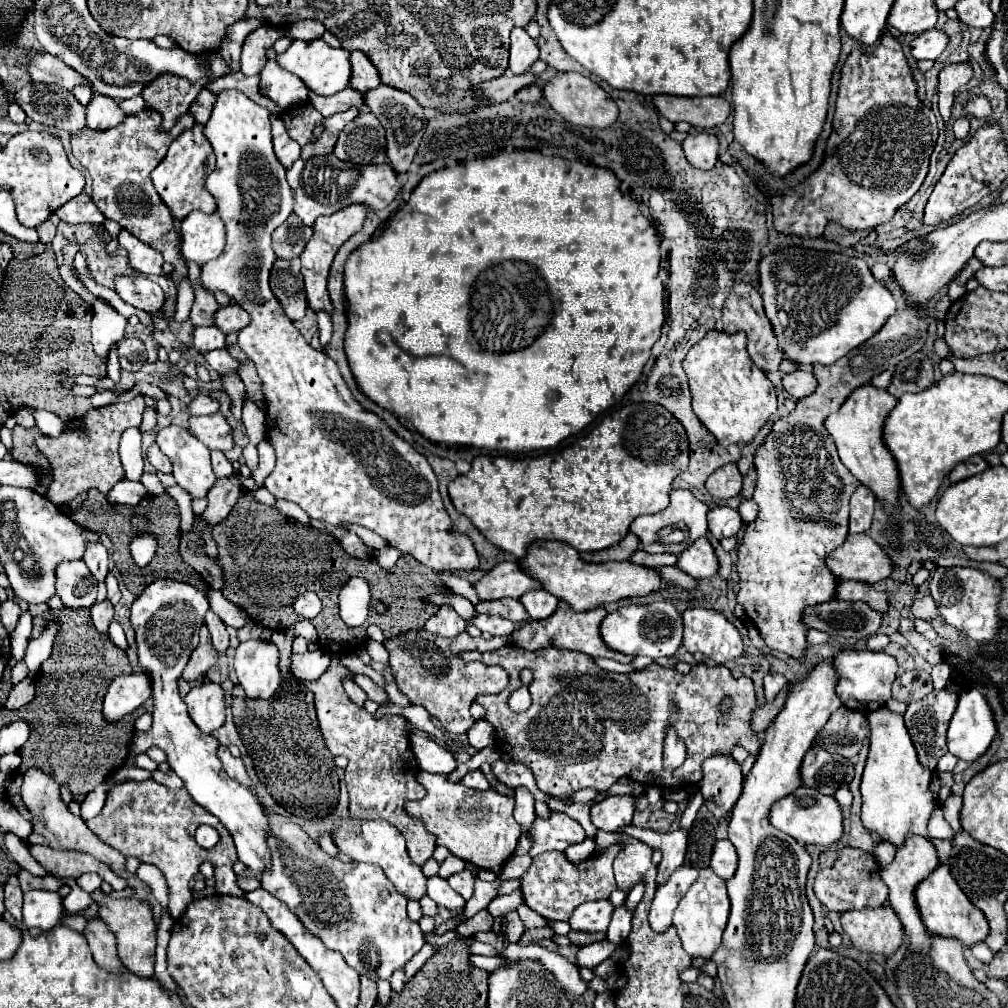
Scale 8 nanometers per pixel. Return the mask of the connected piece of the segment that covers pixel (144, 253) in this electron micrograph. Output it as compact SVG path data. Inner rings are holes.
M122 230L118 234L118 242L120 242L122 248L128 250L128 258L130 258L132 268L136 268L142 274L156 274L156 276L170 278L168 274L162 272L162 262L164 260L162 260L162 254L160 252L156 252L148 244L136 240L128 230Z

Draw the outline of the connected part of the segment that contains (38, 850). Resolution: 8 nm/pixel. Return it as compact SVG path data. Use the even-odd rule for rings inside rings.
M28 846L34 860L46 868L46 872L62 878L78 878L80 874L96 872L102 876L104 882L108 882L114 890L124 890L126 880L120 878L116 872L112 872L104 862L96 862L90 854L84 854L80 850L52 850L48 846Z

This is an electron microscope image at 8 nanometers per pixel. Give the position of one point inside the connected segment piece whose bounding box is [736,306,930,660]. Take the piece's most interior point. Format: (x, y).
(803, 490)

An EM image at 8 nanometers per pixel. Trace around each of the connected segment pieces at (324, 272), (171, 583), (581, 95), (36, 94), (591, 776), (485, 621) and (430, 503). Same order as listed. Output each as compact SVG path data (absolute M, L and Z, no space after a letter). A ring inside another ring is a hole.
M348 206L344 210L338 210L336 214L330 216L320 216L314 222L314 236L308 240L304 252L300 254L302 258L302 274L304 274L304 286L306 286L306 294L308 294L308 306L318 312L318 310L328 310L332 312L332 302L328 296L328 272L330 272L330 264L338 252L338 248L352 236L356 234L366 218L366 206Z
M168 578L148 584L134 600L130 622L136 630L140 664L152 676L154 724L148 732L135 732L126 764L132 764L134 752L146 752L150 746L162 748L168 756L170 768L184 780L184 786L194 802L214 814L230 832L236 844L238 860L252 872L264 872L270 868L270 848L266 844L268 818L252 790L226 776L220 760L216 758L218 740L196 730L196 724L192 718L188 718L188 710L176 686L176 678L182 674L192 650L198 646L198 632L204 624L204 614L208 608L208 598L192 584Z
M564 72L552 78L544 86L544 98L570 124L580 124L580 126L590 126L590 128L608 128L618 118L616 102L598 84L594 84L590 78L578 72Z
M30 84L14 94L16 104L32 118L46 126L60 126L68 132L86 128L86 108L72 92L60 86Z
M508 644L494 652L464 652L460 654L464 662L484 662L484 664L498 664L510 674L510 684L504 692L492 696L476 696L476 702L486 710L484 720L496 730L496 748L504 754L510 754L512 760L522 762L528 766L540 786L540 790L552 796L566 796L578 788L598 788L608 790L618 778L632 776L638 782L650 786L688 786L698 784L702 778L702 762L710 756L722 754L730 756L734 746L746 748L752 756L760 752L760 740L752 730L752 712L756 708L756 692L750 678L734 678L726 666L706 666L694 664L688 674L680 674L676 668L664 668L660 664L650 664L644 670L632 674L616 674L602 670L590 656L576 654L558 648L544 648L536 652L520 650L514 644ZM530 668L534 672L534 680L528 686L532 696L532 706L526 712L512 712L508 706L508 696L522 686L520 670ZM724 696L732 698L730 712L722 718L720 716L720 702ZM668 724L678 728L680 738L688 738L688 760L680 768L664 768L662 764L662 740L666 736Z
M480 614L480 616L476 616L472 620L472 624L476 628L480 628L482 632L484 630L490 632L492 636L510 636L516 630L514 622L510 622L506 618L500 618L500 616L484 616L484 614Z
M224 90L218 94L212 116L204 126L204 136L210 140L218 160L216 170L206 180L206 188L218 204L216 212L224 220L228 240L220 258L202 266L200 280L210 292L222 290L232 296L250 314L250 324L240 330L237 343L246 356L254 360L266 398L266 436L276 450L276 468L266 478L266 488L274 494L274 498L296 502L310 518L334 526L342 522L366 526L368 530L380 534L392 548L414 556L432 570L476 570L480 566L476 548L468 536L452 532L452 522L444 510L438 480L428 460L408 442L396 436L382 418L366 412L356 402L340 376L336 362L332 362L332 358L328 358L322 350L314 350L304 340L270 290L268 276L276 260L270 236L292 214L294 206L294 196L286 182L286 170L280 166L272 150L270 112L238 90Z

